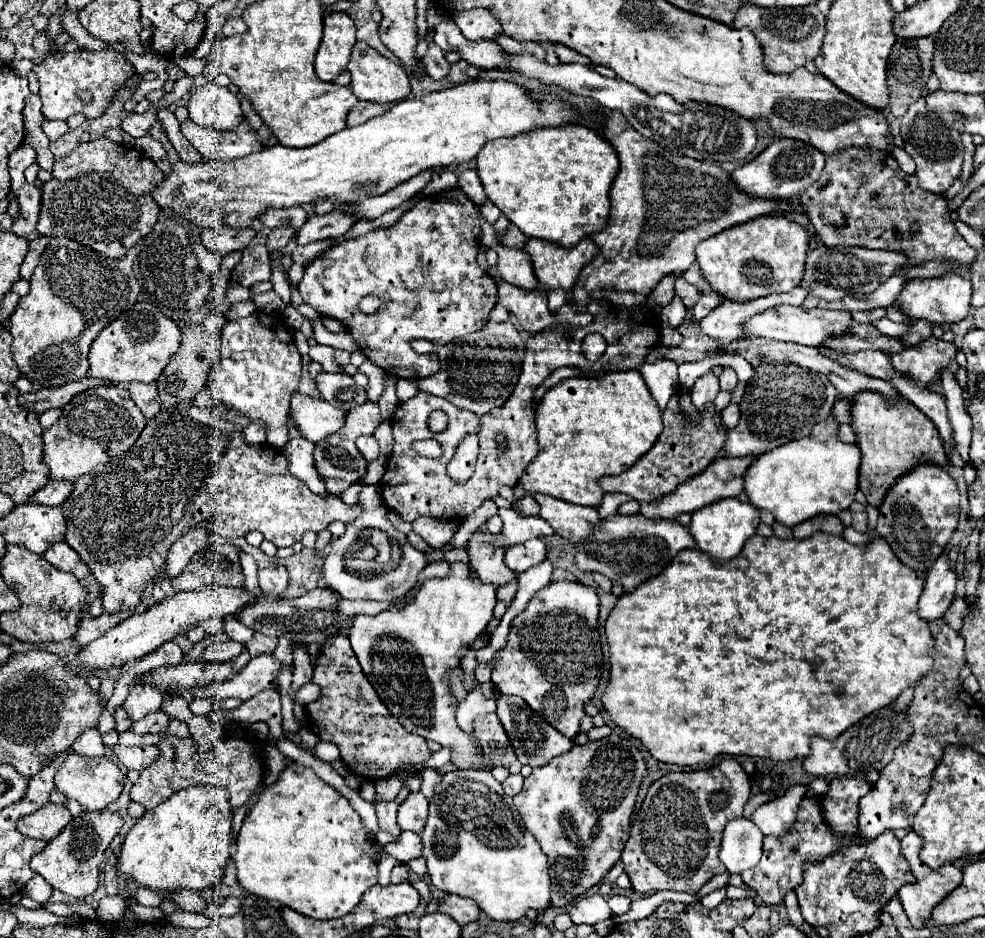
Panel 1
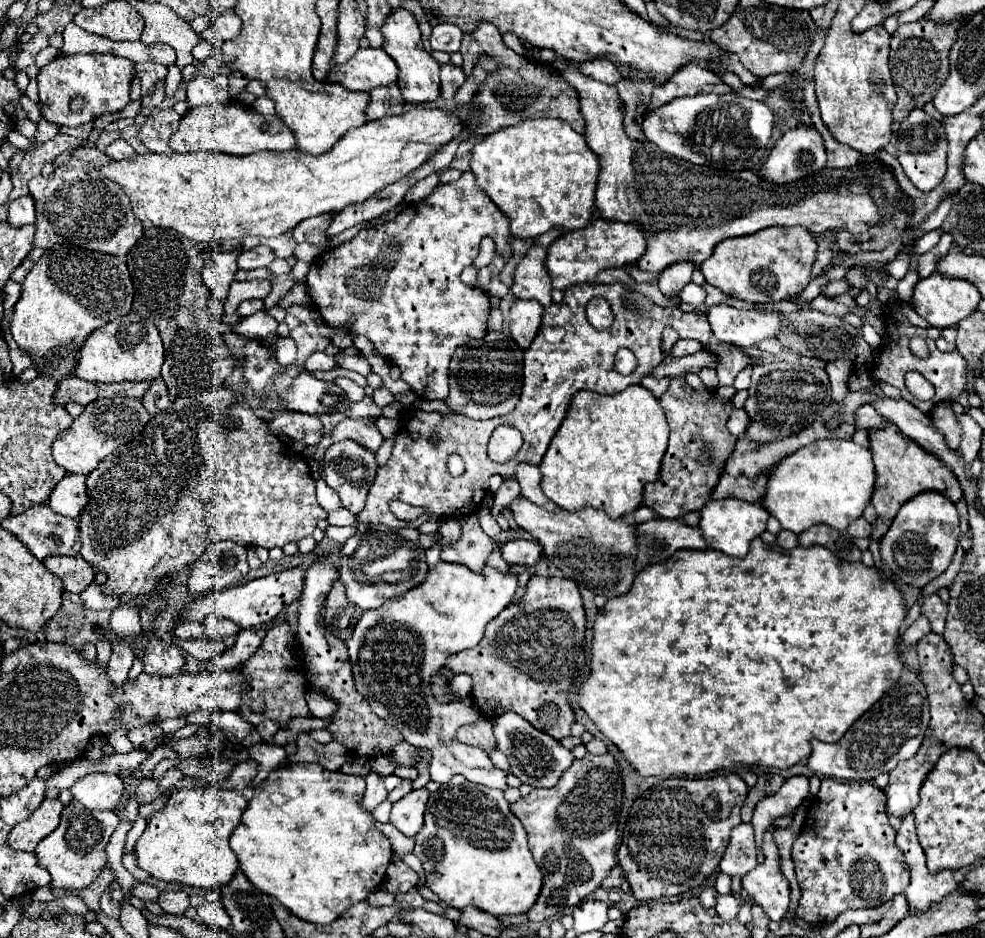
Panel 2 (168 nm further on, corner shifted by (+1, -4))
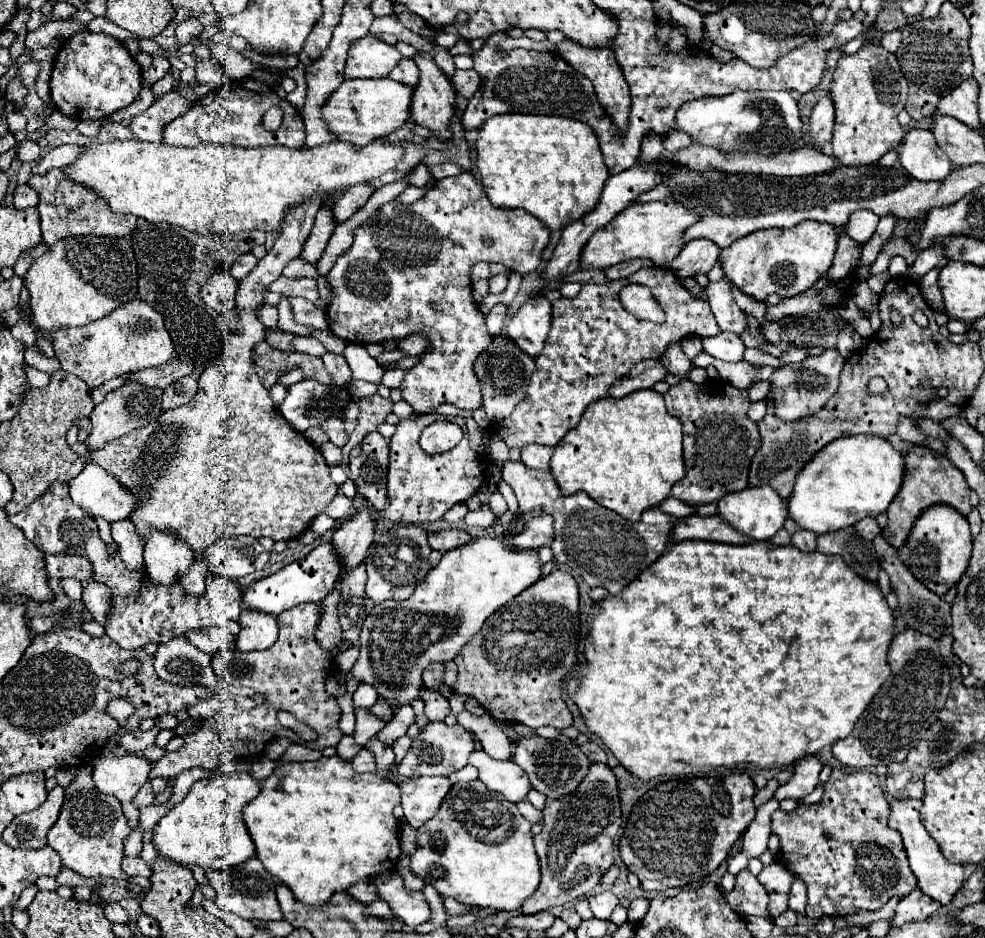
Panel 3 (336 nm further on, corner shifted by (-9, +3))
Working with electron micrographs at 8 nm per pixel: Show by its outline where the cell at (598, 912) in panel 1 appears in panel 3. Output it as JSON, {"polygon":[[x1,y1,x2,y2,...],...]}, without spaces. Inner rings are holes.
{"polygon":[[603,891,595,897,589,897,589,905,597,919,609,919,613,909,619,905,619,899,611,891]]}

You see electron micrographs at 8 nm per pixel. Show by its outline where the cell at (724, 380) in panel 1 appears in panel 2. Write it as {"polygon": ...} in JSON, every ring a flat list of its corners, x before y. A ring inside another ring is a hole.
{"polygon":[[703,346,703,348,711,348,715,354,721,356,721,362,717,366,717,378,721,386,733,386,735,376,745,368,755,364,753,358,749,358,747,354,743,354,739,348,731,348,731,346]]}

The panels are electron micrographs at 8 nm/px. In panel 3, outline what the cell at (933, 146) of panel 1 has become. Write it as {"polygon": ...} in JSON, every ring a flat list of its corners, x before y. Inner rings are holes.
{"polygon":[[911,129,905,135,899,163,917,181,941,181,953,169,949,157,945,157,927,129]]}

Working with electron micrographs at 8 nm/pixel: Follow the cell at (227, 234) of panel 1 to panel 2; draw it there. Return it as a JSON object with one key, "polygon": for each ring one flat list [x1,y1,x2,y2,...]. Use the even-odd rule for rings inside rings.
{"polygon":[[243,248,219,252,203,268,203,280,211,290,211,298,215,298,219,302,227,298,227,290,233,282,233,276,239,270,237,268,237,256,241,252,243,252]]}

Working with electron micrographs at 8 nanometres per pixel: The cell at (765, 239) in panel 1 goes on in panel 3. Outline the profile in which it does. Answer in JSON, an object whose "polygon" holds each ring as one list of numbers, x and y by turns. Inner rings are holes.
{"polygon":[[803,221,789,229,763,229,737,239,731,247,721,251,719,263,737,289,757,301,763,301,771,293,793,297,807,291,831,267,835,249,835,227,831,227,829,223]]}

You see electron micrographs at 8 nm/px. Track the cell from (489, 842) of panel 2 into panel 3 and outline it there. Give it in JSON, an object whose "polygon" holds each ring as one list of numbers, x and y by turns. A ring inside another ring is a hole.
{"polygon":[[473,781,473,783,467,783,465,787,453,787,449,791,449,795,445,797,439,813,427,821,419,831,417,831,417,849,415,853,411,855,411,873,421,877,425,883,433,885,437,889,437,893,441,897,453,897,455,901,459,903,465,903,465,905,471,905,471,907,477,907,477,909,483,909,483,907,491,907,491,909,497,909,497,911,517,911,523,901,537,889,539,881,541,881,541,873,539,873,539,859,537,859,537,853,535,853,535,847,533,847,533,835,531,835,531,823,519,813,517,805,509,803,501,793,493,793,489,791,481,781]]}

